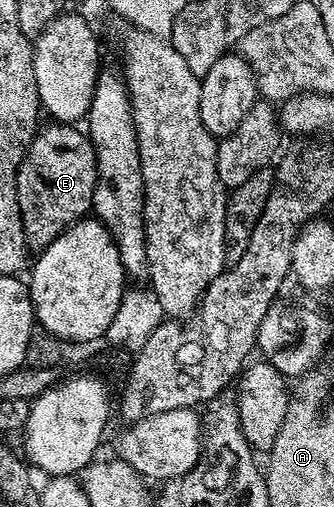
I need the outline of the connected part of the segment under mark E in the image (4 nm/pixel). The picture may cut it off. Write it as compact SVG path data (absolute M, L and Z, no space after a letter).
M73 124L42 125L33 136L33 142L25 149L21 166L17 169L17 203L25 233L25 245L30 251L40 252L48 248L69 226L80 222L93 209L93 193L97 183L97 157L88 133Z

